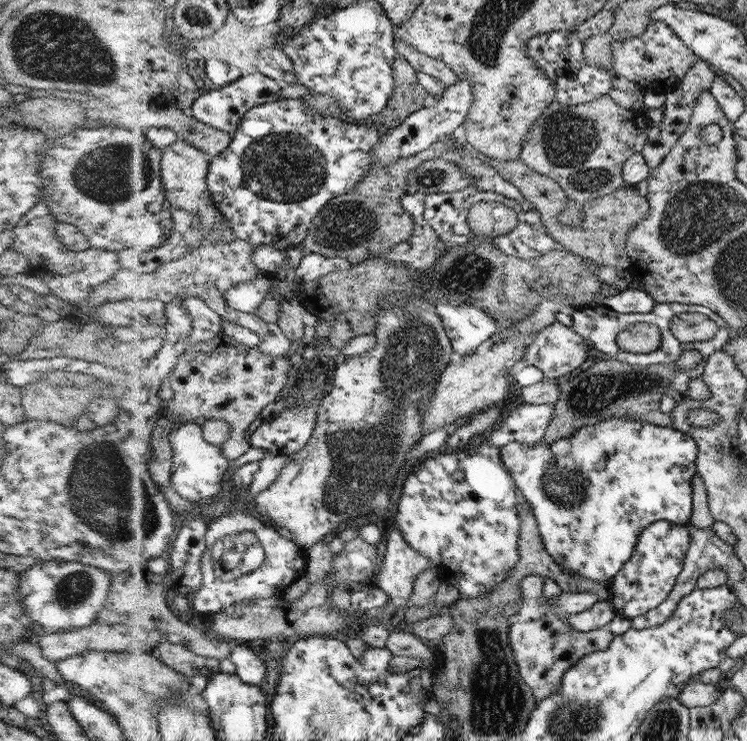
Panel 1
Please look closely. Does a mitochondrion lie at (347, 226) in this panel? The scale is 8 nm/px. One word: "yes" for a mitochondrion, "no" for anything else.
yes

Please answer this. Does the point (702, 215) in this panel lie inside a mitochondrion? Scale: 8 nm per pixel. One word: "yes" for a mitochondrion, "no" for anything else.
yes

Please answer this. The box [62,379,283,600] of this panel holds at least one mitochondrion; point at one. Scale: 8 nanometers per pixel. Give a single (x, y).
(106, 500)

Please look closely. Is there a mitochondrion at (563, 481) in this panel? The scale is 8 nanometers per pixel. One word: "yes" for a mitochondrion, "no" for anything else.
yes

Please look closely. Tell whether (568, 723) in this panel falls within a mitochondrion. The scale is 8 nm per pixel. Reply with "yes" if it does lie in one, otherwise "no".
yes

